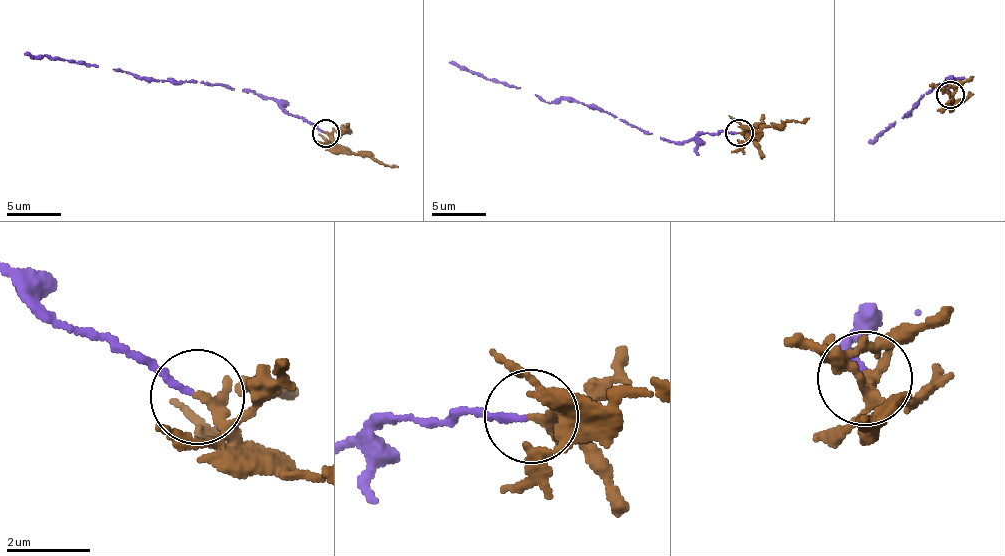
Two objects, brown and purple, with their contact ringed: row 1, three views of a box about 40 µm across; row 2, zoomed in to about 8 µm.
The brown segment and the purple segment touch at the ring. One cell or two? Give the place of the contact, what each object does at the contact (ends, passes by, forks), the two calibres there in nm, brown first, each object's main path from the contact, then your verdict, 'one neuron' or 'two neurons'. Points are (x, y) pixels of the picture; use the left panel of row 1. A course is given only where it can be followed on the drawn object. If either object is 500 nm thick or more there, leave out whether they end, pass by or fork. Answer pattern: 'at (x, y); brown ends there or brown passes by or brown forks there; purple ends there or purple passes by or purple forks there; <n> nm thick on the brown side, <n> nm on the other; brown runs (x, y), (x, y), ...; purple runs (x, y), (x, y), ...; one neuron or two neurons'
at (325, 133); brown passes by; purple ends there; 190 nm thick on the brown side, 150 nm on the other; brown runs (326, 134), (337, 147), (370, 154), (397, 168); purple runs (323, 131), (287, 114), (268, 97), (251, 90), (136, 79), (120, 70), (24, 53); two neurons

